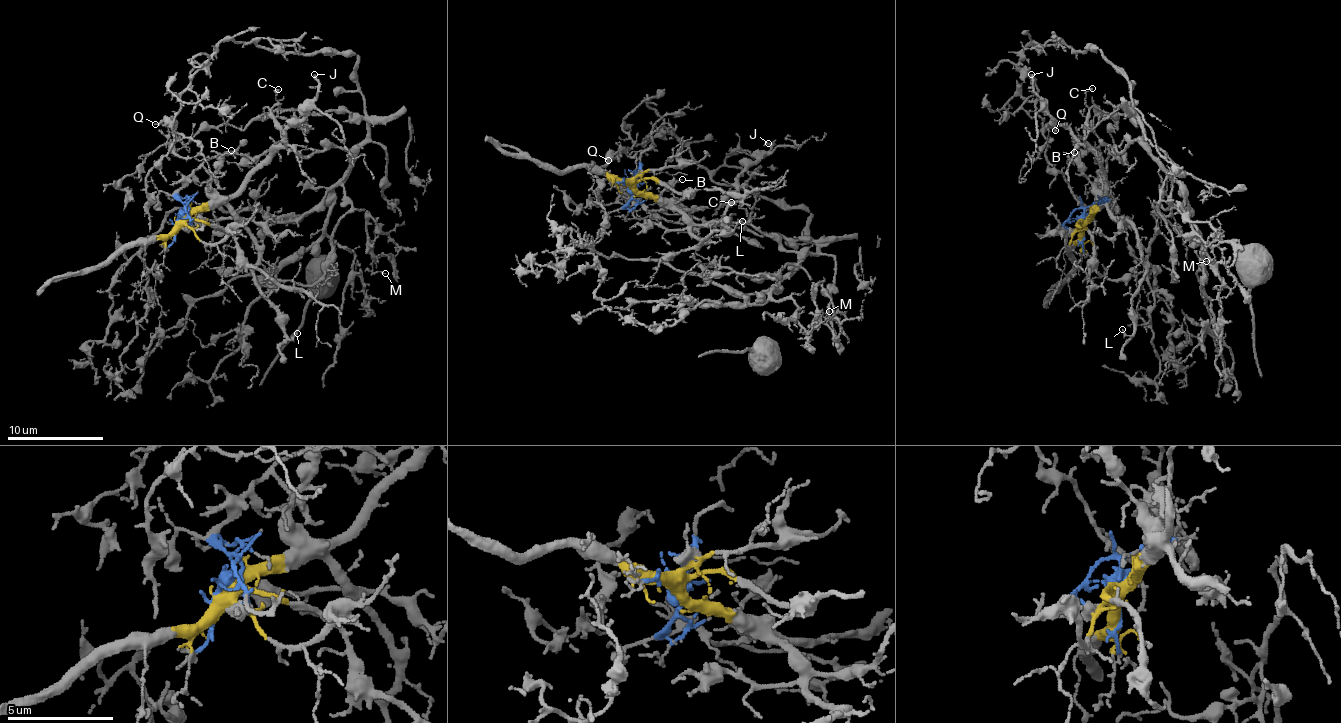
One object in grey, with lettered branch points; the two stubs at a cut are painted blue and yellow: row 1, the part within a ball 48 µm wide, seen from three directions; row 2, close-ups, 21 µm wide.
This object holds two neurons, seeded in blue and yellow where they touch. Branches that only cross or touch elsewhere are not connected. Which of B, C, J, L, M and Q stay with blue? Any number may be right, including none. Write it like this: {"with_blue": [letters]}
{"with_blue": ["M", "Q"]}

